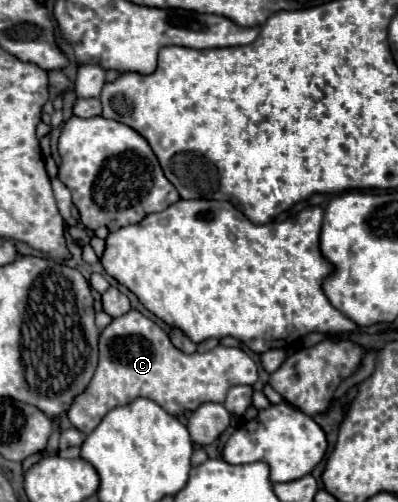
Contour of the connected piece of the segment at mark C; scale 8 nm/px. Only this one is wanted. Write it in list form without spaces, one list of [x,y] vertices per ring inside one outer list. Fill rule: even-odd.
[[[130,310],[122,318],[114,318],[110,326],[106,326],[100,334],[100,362],[96,368],[96,374],[90,382],[90,386],[74,398],[74,404],[68,410],[70,422],[84,434],[90,434],[106,416],[116,406],[126,406],[136,398],[150,398],[158,402],[168,414],[172,416],[182,416],[186,410],[196,410],[204,402],[224,402],[226,392],[230,386],[236,384],[254,384],[258,380],[258,368],[256,362],[242,350],[242,348],[226,348],[226,346],[216,346],[212,352],[200,354],[184,354],[178,350],[166,330],[162,330],[156,322],[150,318],[142,316],[138,310]]]

